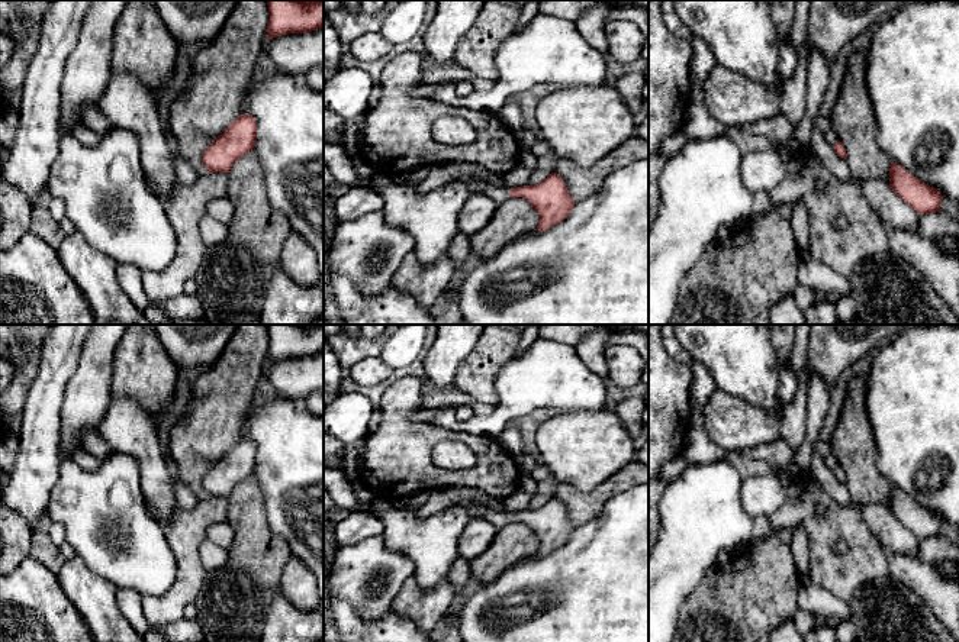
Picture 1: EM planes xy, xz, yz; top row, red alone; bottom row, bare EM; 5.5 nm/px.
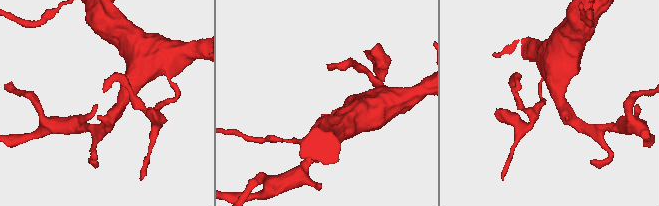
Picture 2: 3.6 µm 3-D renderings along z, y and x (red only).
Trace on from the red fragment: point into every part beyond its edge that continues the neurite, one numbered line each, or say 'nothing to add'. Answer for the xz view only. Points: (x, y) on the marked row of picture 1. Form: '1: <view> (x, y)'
1: xz (499, 194)

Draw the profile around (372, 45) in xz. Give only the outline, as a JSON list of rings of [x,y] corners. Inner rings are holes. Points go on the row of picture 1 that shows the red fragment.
[[[380,30],[367,32],[355,38],[345,49],[361,61],[376,61],[386,57],[393,45],[387,42]]]

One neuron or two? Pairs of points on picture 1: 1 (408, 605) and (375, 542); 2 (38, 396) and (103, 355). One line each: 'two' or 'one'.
1: two
2: two

